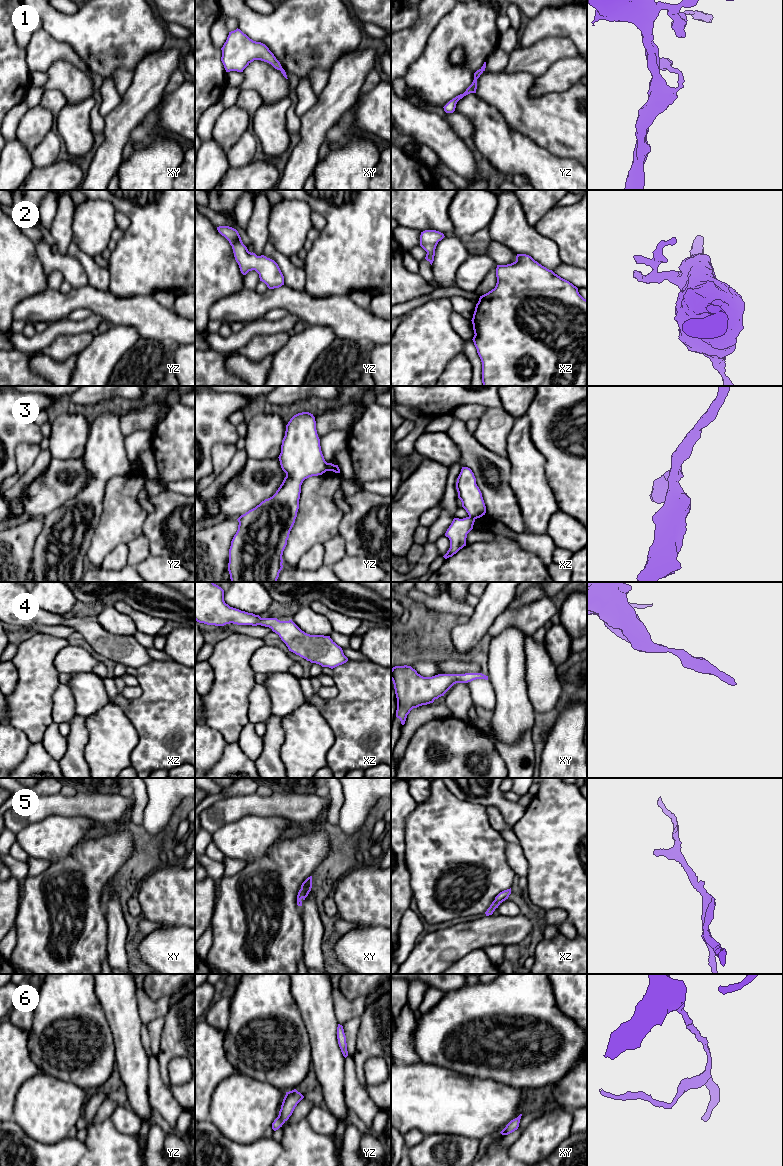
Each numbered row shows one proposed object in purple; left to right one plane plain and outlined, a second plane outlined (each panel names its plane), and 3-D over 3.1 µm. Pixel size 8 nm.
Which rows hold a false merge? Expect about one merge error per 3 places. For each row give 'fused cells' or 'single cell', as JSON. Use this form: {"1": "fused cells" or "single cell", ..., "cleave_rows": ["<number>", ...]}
{"1": "single cell", "2": "single cell", "3": "fused cells", "4": "single cell", "5": "single cell", "6": "single cell", "cleave_rows": ["3"]}

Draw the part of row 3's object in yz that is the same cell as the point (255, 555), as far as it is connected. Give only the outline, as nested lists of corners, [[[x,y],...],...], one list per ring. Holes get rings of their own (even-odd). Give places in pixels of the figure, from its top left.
[[[302,412],[290,419],[278,458],[286,477],[276,493],[237,519],[238,530],[229,549],[231,582],[277,582],[283,568],[283,551],[299,509],[301,485],[305,479],[327,471],[313,414]]]

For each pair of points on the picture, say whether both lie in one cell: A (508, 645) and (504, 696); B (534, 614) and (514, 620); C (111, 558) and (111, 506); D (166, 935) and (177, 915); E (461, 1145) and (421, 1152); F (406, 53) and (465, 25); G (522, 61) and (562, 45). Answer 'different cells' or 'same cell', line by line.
A: same cell
B: same cell
C: different cells
D: different cells
E: same cell
F: different cells
G: same cell

